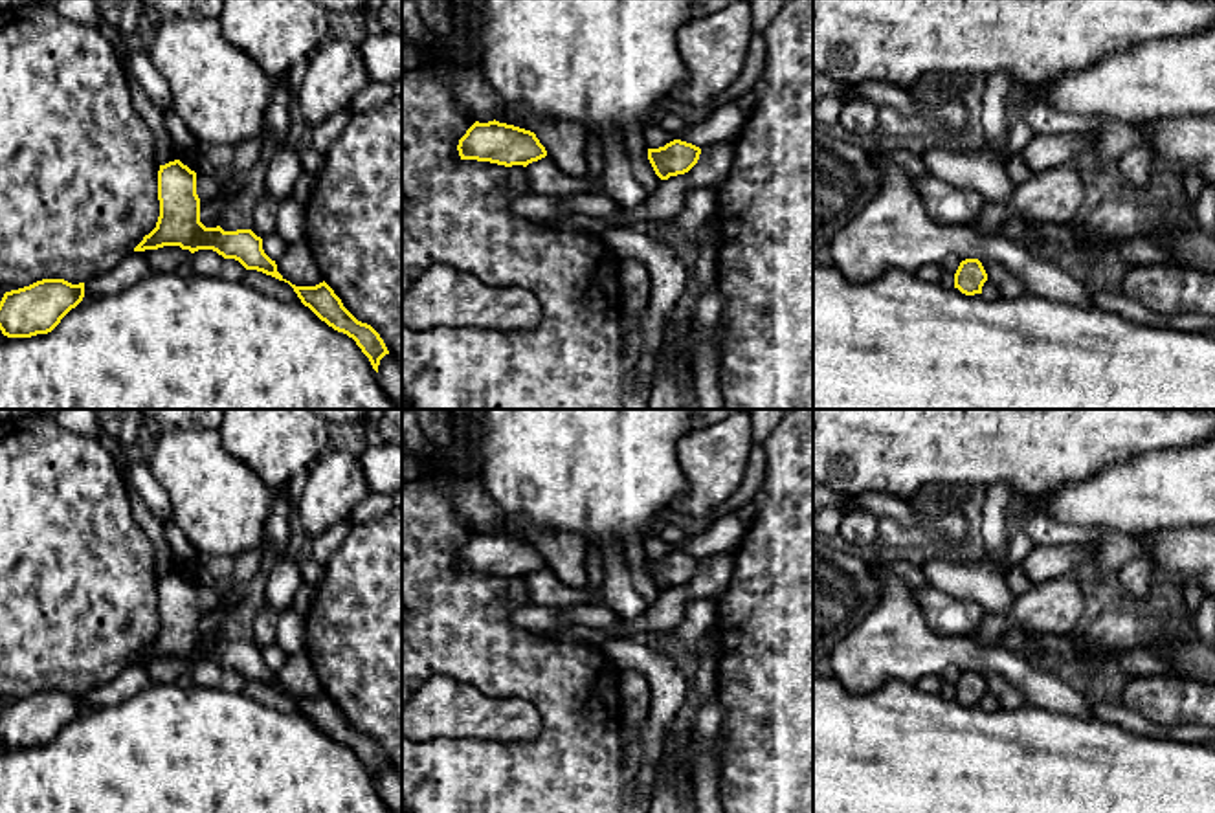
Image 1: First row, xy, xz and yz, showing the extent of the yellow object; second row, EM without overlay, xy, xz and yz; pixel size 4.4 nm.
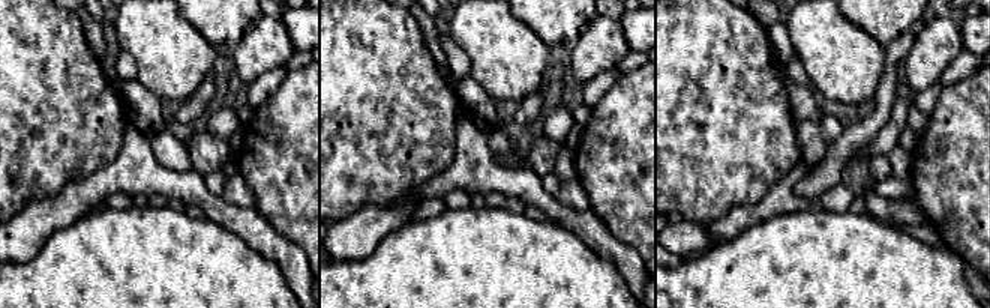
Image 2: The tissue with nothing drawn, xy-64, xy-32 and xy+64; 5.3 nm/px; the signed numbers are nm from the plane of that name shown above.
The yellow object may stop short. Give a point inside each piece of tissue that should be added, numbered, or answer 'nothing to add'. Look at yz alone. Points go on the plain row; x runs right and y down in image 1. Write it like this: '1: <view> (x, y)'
nothing to add

